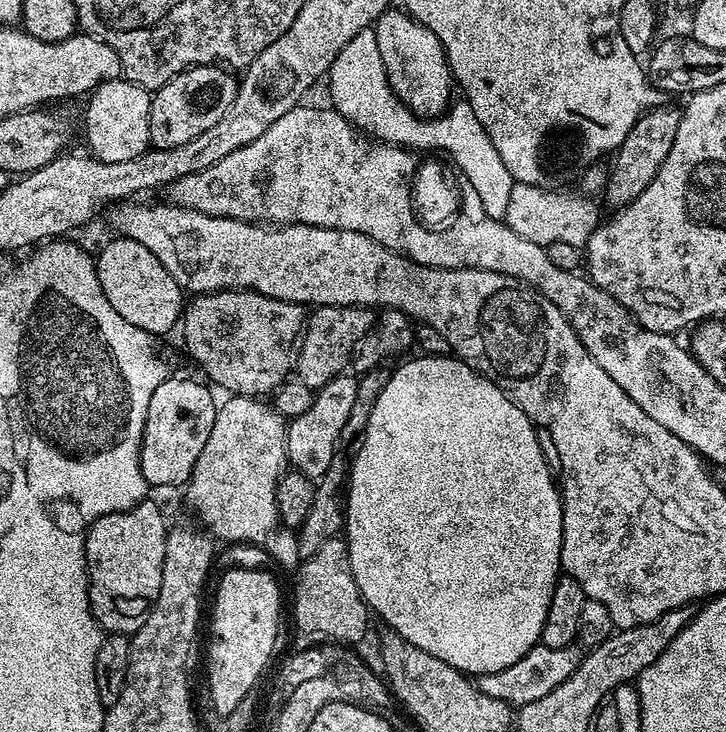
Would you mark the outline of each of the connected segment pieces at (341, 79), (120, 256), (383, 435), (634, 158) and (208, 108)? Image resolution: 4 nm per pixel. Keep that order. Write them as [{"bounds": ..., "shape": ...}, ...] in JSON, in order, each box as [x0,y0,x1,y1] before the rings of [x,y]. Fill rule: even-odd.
[{"bounds":[327,28,514,220],"shape":[[[372,28],[362,30],[342,46],[342,50],[337,54],[330,71],[327,73],[328,88],[332,91],[331,107],[348,120],[356,117],[362,124],[367,124],[368,128],[373,128],[379,132],[378,140],[387,136],[387,143],[392,146],[407,146],[412,148],[441,148],[444,152],[452,155],[454,163],[460,167],[460,172],[467,184],[474,186],[478,193],[478,199],[482,201],[482,206],[486,206],[486,214],[495,220],[504,220],[507,207],[510,203],[510,192],[514,183],[510,170],[506,170],[506,162],[498,155],[498,150],[494,150],[494,142],[490,142],[490,134],[478,122],[471,104],[467,102],[453,103],[448,111],[442,116],[435,118],[425,118],[416,116],[409,110],[408,105],[402,103],[392,92],[390,82],[386,78],[386,70],[382,66],[382,54],[378,54],[378,38]]]},{"bounds":[95,236,184,336],"shape":[[[116,236],[95,259],[96,277],[114,310],[126,322],[146,330],[153,336],[166,333],[181,319],[184,310],[184,290],[162,262],[155,258],[144,243],[128,237]]]},{"bounds":[346,354,564,674],"shape":[[[427,354],[417,355],[417,360],[408,360],[400,369],[396,368],[392,373],[390,382],[386,383],[385,389],[382,390],[375,402],[370,413],[369,425],[366,426],[366,432],[362,438],[362,444],[351,457],[351,472],[348,473],[346,481],[346,543],[348,545],[348,561],[352,576],[356,579],[356,585],[360,593],[364,595],[364,602],[368,605],[373,613],[376,612],[385,620],[387,627],[393,632],[397,632],[406,642],[426,650],[426,654],[434,654],[434,658],[442,658],[450,666],[454,666],[458,671],[465,674],[483,674],[485,672],[501,672],[506,670],[506,666],[514,666],[518,658],[522,658],[535,644],[540,643],[542,634],[542,622],[546,622],[546,610],[550,610],[550,598],[554,598],[554,586],[562,575],[560,566],[560,547],[564,537],[564,527],[562,526],[563,503],[560,499],[560,488],[554,479],[554,472],[548,469],[548,460],[544,457],[544,452],[540,449],[540,440],[536,437],[538,433],[537,425],[524,414],[522,409],[504,393],[499,386],[492,380],[487,380],[480,375],[476,369],[471,368],[459,358],[453,358],[451,355],[446,356],[429,356]]]},{"bounds":[604,108,681,210],"shape":[[[656,108],[645,111],[636,119],[630,134],[622,142],[622,146],[617,148],[614,153],[612,168],[609,169],[607,186],[604,191],[604,198],[607,198],[613,209],[619,210],[625,208],[628,204],[633,204],[654,182],[654,174],[662,170],[662,162],[666,162],[666,154],[670,154],[670,146],[674,146],[674,134],[678,134],[680,125],[681,109],[677,108]]]},{"bounds":[150,64,240,148],"shape":[[[200,64],[197,68],[188,68],[174,78],[170,78],[158,89],[155,89],[150,106],[151,147],[173,148],[198,138],[202,130],[210,130],[222,114],[230,110],[234,98],[240,89],[240,80],[232,77],[227,67],[214,64]]]}]

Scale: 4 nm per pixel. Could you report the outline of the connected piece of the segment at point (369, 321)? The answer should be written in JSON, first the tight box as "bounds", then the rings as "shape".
{"bounds":[294,306,374,390],"shape":[[[320,306],[307,317],[294,356],[295,375],[307,388],[319,390],[326,382],[341,375],[352,360],[352,352],[359,349],[374,328],[374,312],[371,307]]]}

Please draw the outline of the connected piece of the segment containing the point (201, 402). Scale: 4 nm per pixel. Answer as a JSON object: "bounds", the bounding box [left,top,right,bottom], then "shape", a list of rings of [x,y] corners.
{"bounds":[140,374,218,486],"shape":[[[172,374],[151,395],[144,433],[140,439],[140,469],[150,486],[184,486],[191,478],[198,462],[198,454],[202,454],[202,446],[206,446],[210,430],[214,430],[218,407],[218,400],[212,397],[213,389],[207,383],[204,384],[199,384],[196,380],[183,380]]]}

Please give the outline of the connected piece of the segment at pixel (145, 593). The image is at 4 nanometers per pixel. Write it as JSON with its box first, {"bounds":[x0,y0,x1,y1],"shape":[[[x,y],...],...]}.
{"bounds":[84,498,169,634],"shape":[[[152,498],[124,512],[100,516],[84,533],[84,561],[88,567],[88,597],[92,617],[105,633],[131,634],[139,630],[162,586],[169,525]]]}

